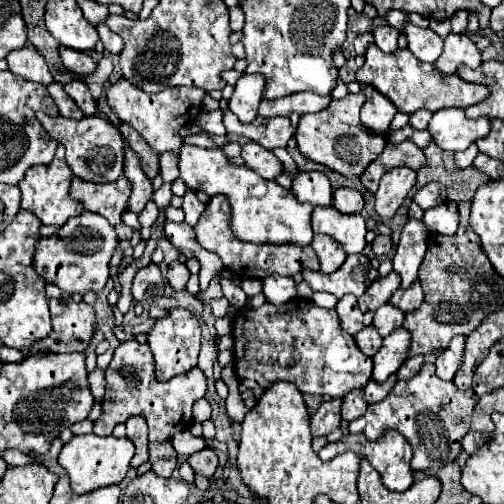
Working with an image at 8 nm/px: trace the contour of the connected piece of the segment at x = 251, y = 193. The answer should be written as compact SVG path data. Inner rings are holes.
M182 144L180 150L180 178L192 192L204 192L208 196L224 196L230 204L230 230L240 242L254 244L294 244L308 246L312 242L310 216L314 206L302 204L294 194L282 188L278 182L266 182L258 178L246 166L232 166L220 148L208 150L190 144Z

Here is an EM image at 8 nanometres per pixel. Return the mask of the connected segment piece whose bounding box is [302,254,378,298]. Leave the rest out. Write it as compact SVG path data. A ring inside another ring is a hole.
M354 254L348 256L346 262L332 274L304 270L302 278L312 290L330 292L336 298L342 298L346 294L362 296L364 290L378 278L378 270L370 266L370 260L364 254Z

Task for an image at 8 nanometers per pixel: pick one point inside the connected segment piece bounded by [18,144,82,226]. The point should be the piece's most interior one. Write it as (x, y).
(45, 190)

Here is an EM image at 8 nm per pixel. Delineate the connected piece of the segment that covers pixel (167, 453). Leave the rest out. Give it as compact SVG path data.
M154 442L150 444L150 458L148 462L152 464L152 472L162 476L162 478L170 478L174 468L176 468L176 452L172 448L170 442Z

